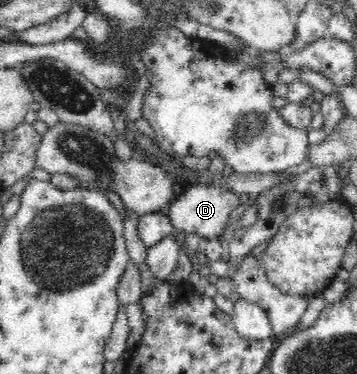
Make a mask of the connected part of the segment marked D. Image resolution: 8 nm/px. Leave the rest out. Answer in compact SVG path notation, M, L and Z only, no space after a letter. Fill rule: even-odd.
M192 184L171 201L163 212L169 217L176 233L184 231L188 235L196 233L202 239L213 238L218 237L219 233L226 229L228 214L242 201L244 198L226 187Z

